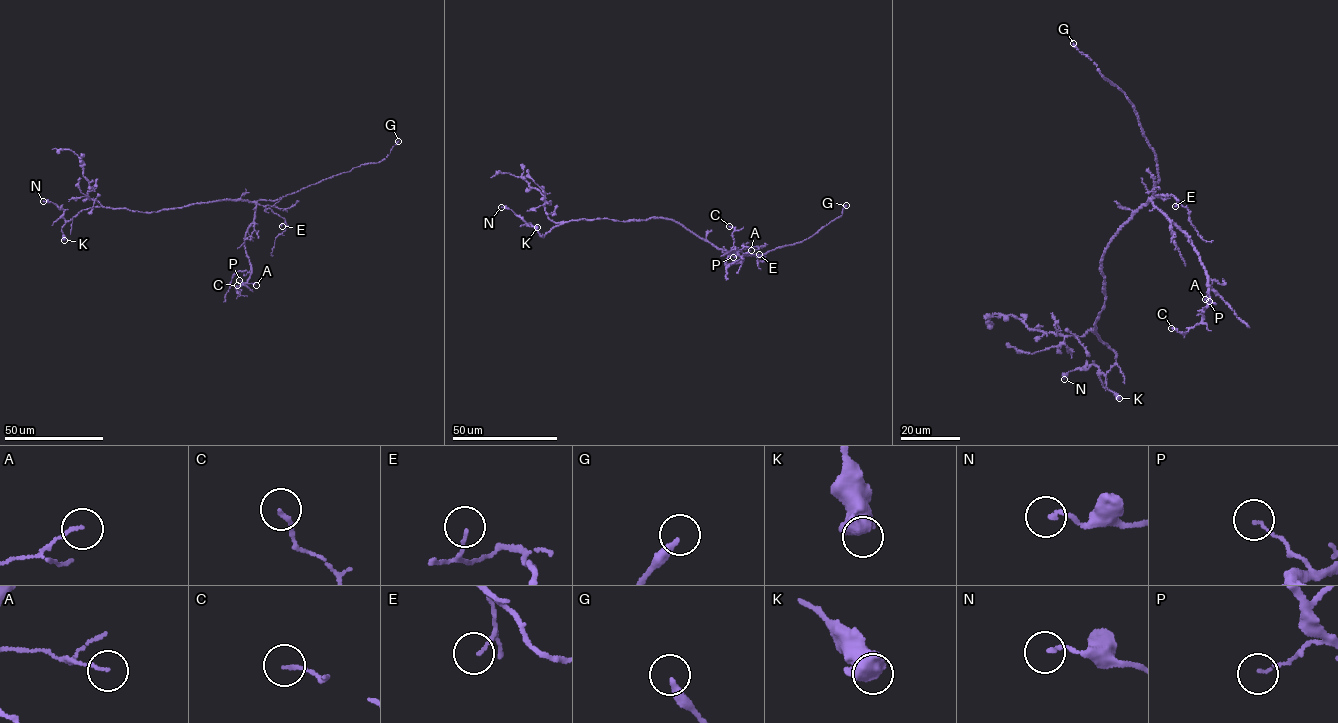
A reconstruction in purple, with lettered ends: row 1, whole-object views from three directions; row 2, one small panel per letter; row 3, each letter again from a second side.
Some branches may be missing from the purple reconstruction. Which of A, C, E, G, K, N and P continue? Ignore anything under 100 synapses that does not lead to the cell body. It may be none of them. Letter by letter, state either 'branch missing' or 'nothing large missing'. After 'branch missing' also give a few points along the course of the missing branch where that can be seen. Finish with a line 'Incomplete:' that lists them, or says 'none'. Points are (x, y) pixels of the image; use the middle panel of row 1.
A: nothing large missing
C: nothing large missing
E: nothing large missing
G: branch missing
K: nothing large missing
N: nothing large missing
P: nothing large missing
Incomplete: G

